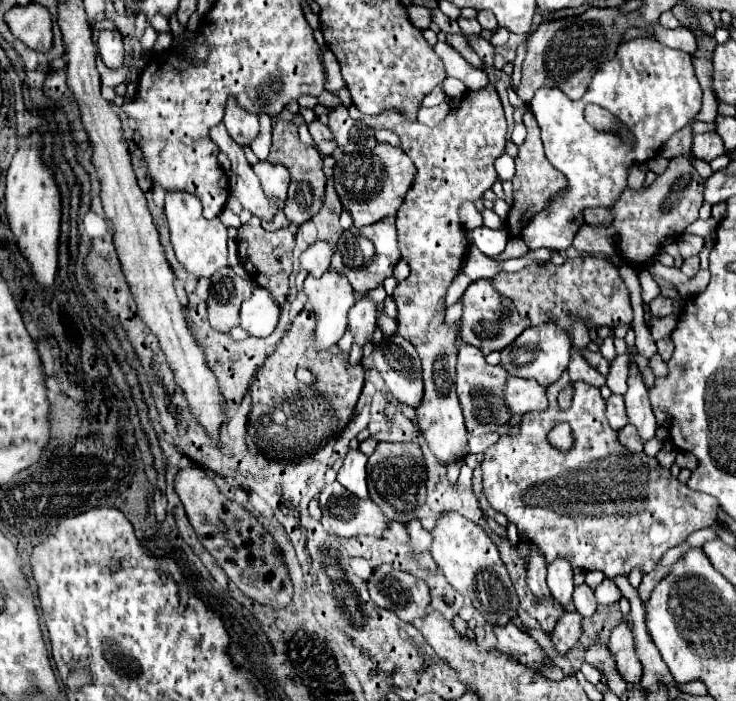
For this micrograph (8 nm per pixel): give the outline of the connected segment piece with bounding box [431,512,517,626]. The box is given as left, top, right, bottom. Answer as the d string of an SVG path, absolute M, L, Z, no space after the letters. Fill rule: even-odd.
M457 512L441 514L433 532L431 556L437 568L443 572L447 582L463 596L469 596L473 606L483 614L489 624L507 624L517 614L517 594L505 570L505 564L499 558L499 550L487 532L475 522L463 518Z

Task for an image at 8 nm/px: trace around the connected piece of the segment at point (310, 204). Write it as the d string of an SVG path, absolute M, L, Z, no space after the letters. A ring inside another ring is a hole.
M279 120L273 124L273 142L271 142L271 152L269 152L267 160L273 164L281 164L289 170L291 184L289 184L289 198L287 198L287 220L295 226L305 224L319 212L319 208L323 204L323 196L325 196L325 180L327 178L321 170L321 166L323 166L321 154L317 152L315 146L305 146L299 140L295 122Z

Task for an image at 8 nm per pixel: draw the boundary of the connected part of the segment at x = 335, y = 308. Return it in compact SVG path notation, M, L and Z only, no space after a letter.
M335 270L325 272L321 278L307 278L305 280L305 294L307 294L307 308L315 314L317 328L315 328L315 350L325 352L335 346L347 330L347 312L355 304L351 284L345 276L337 274Z

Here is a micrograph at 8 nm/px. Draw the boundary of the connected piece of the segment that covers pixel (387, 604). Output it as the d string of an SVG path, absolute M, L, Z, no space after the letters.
M381 564L367 580L371 600L385 610L395 612L401 620L413 622L427 614L429 588L423 580Z

